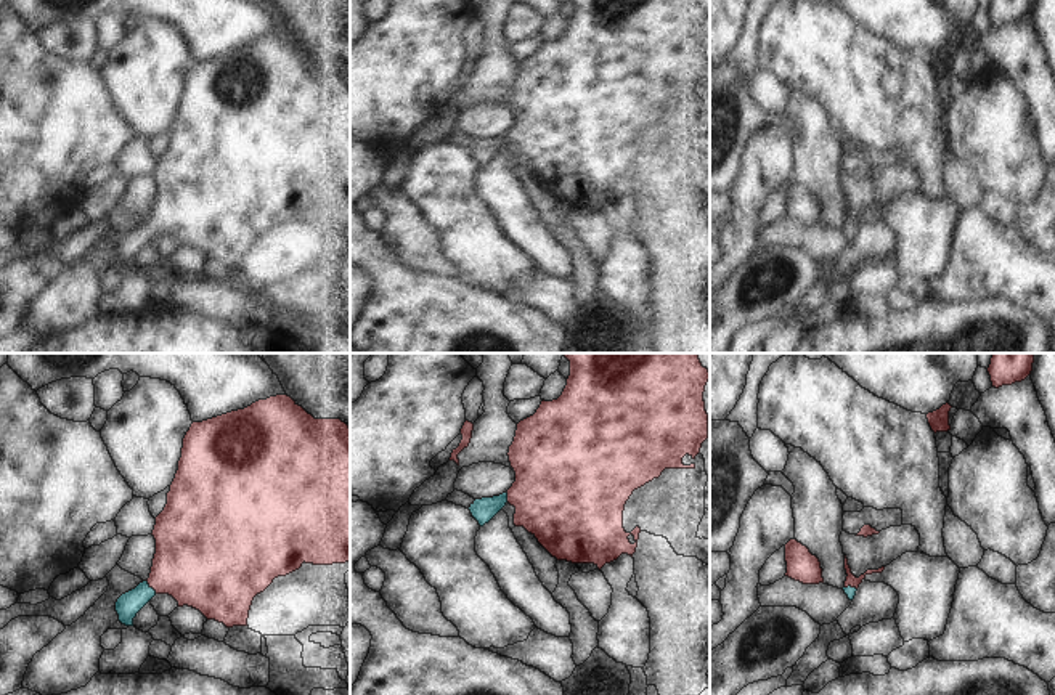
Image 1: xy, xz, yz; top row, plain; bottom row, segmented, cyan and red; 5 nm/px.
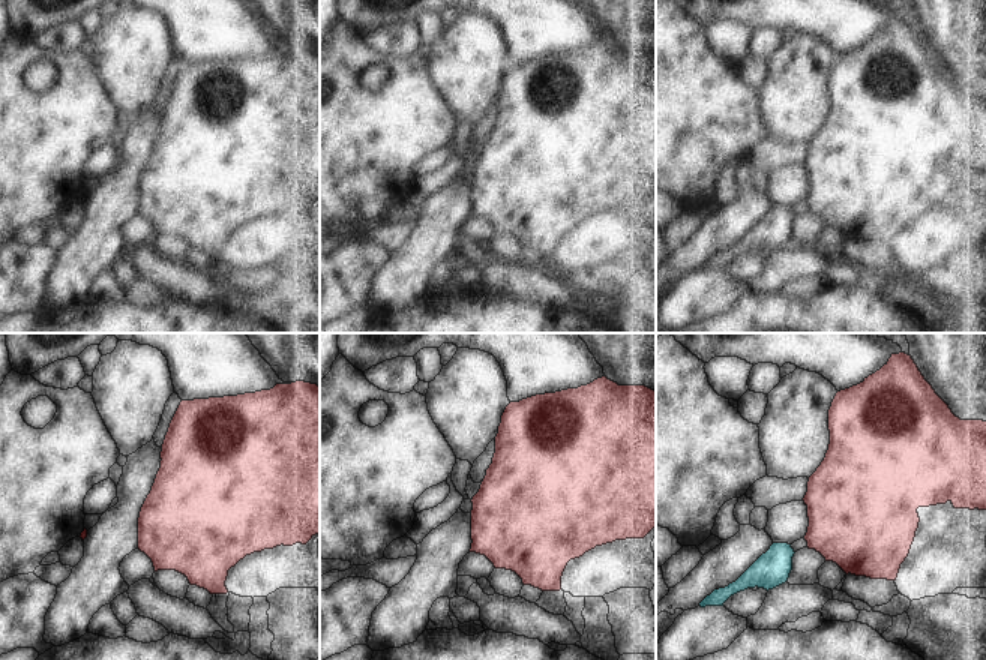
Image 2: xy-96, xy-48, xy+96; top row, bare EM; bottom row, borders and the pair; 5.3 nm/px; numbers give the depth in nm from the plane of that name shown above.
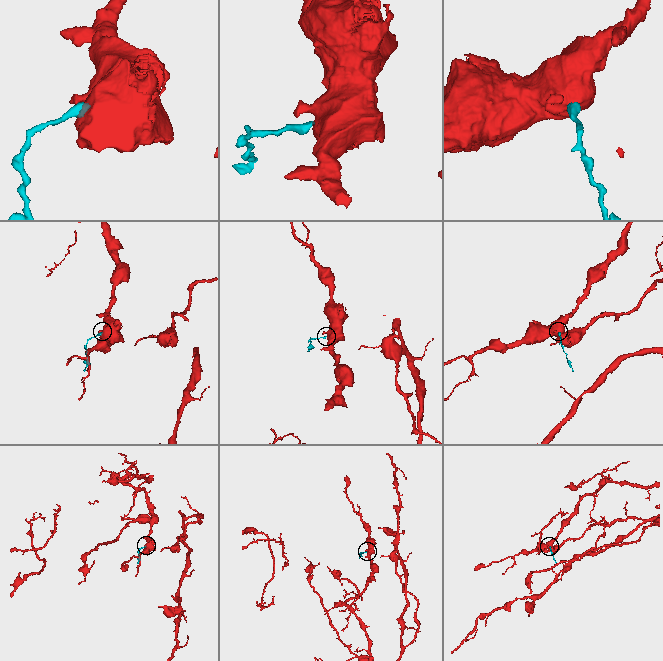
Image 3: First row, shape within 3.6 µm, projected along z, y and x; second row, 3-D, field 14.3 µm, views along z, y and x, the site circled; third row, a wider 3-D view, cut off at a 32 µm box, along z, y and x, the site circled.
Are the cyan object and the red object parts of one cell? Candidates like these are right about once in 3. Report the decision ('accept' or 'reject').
accept

